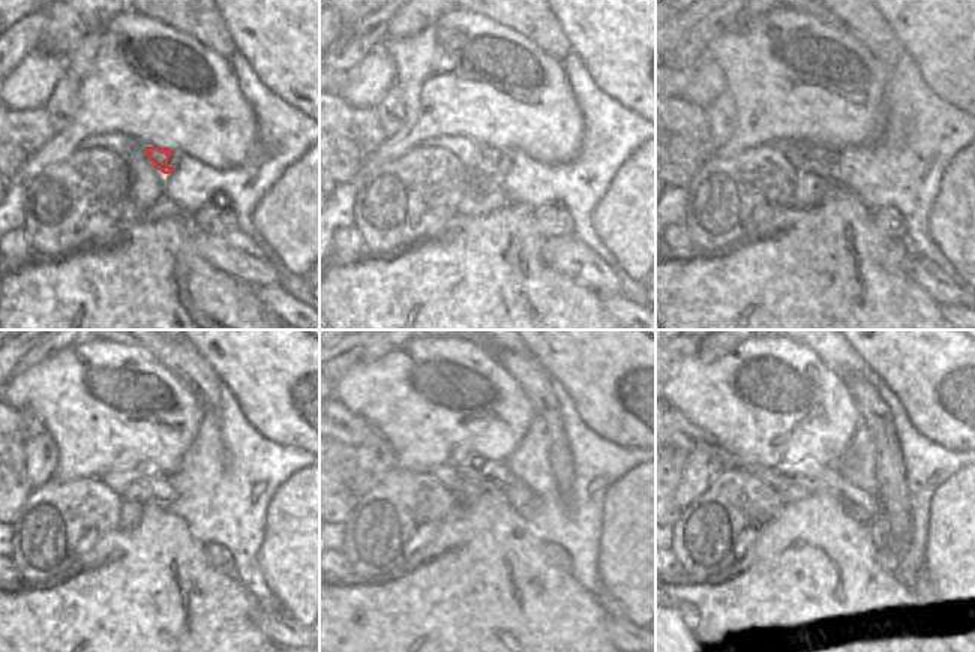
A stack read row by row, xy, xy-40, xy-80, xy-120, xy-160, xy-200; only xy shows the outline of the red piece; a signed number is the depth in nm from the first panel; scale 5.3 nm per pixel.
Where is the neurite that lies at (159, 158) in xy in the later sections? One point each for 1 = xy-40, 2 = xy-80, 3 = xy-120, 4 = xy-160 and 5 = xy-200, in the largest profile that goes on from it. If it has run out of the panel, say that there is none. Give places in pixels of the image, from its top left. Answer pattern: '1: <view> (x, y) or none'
1: xy-40 (489, 155)
2: xy-80 (815, 153)
3: xy-120 (140, 492)
4: xy-160 (467, 493)
5: xy-200 (792, 493)

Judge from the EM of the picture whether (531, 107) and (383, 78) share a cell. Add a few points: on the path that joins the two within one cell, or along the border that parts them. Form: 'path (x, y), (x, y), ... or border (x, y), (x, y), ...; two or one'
border (383, 47), (393, 62), (395, 83); two

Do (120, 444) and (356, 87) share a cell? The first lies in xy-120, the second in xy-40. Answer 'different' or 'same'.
different

